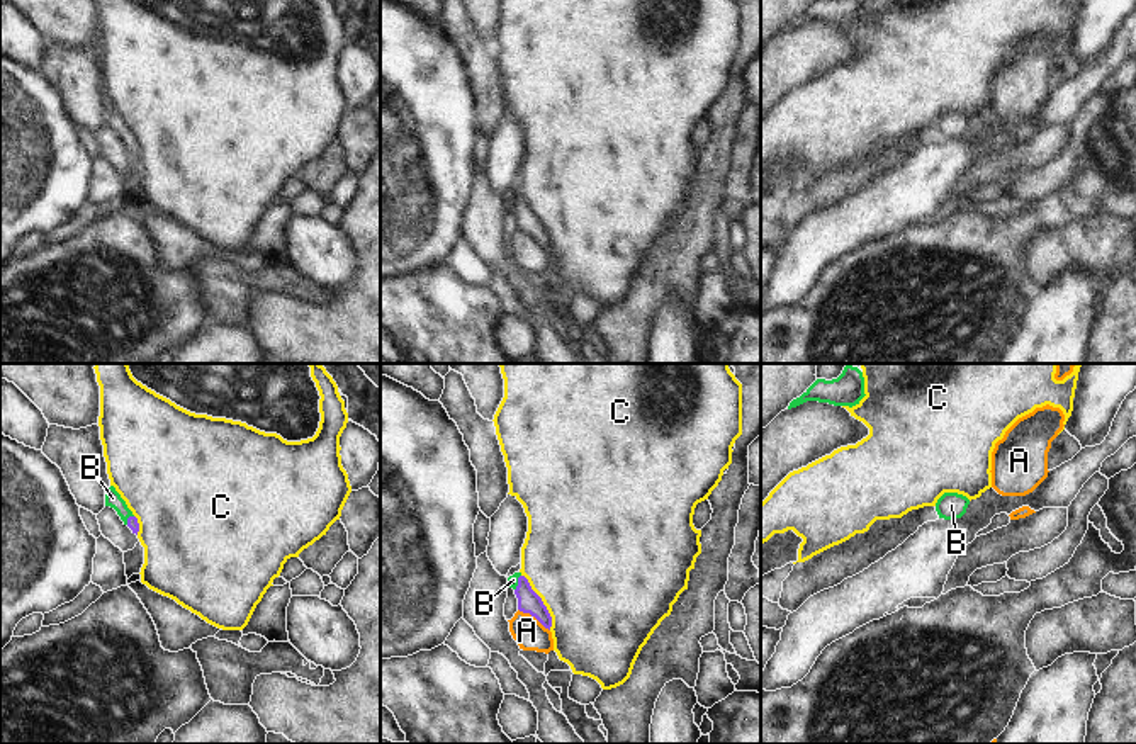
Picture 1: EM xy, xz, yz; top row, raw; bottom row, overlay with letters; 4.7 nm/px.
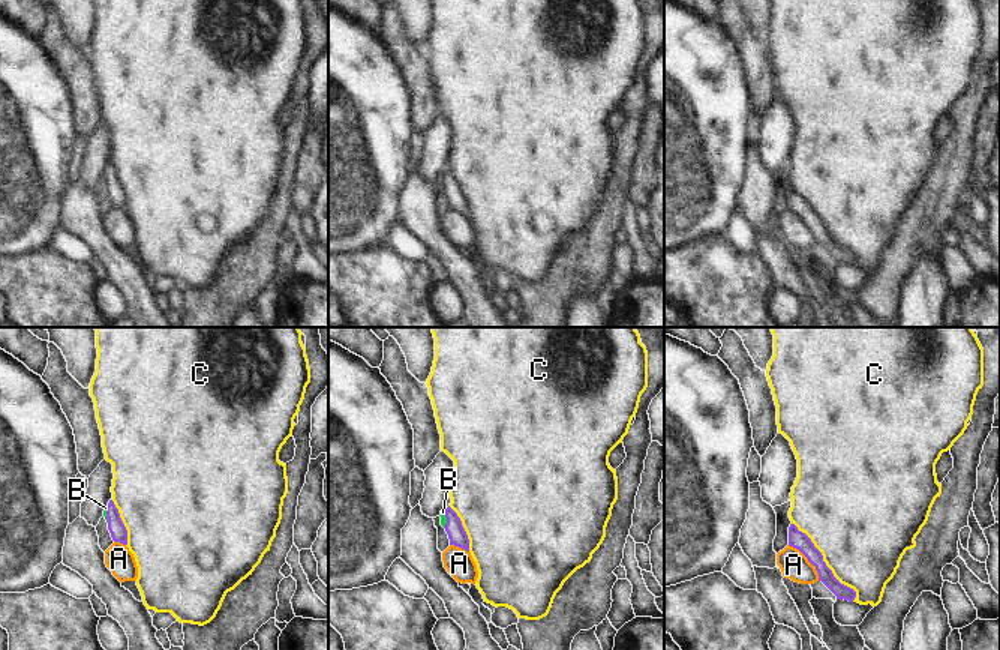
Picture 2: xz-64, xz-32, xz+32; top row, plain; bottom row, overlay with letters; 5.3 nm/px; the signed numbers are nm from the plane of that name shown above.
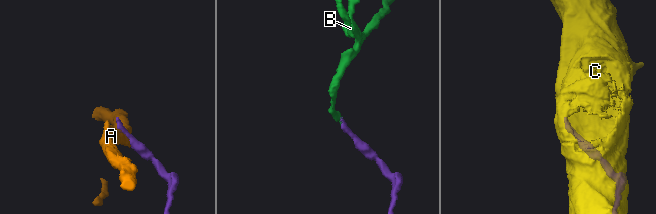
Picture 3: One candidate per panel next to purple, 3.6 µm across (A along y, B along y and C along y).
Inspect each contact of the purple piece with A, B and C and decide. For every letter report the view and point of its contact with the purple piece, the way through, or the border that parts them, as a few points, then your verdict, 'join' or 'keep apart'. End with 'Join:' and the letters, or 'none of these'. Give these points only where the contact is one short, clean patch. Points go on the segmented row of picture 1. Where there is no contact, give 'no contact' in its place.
A: xz (534, 615) | along xz (518, 608), (534, 615), (549, 631) | keep apart
B: xz (518, 583) | across xz (528, 602), (518, 583), (513, 580) | join
C: xz (542, 602) | keep apart
Join: B

